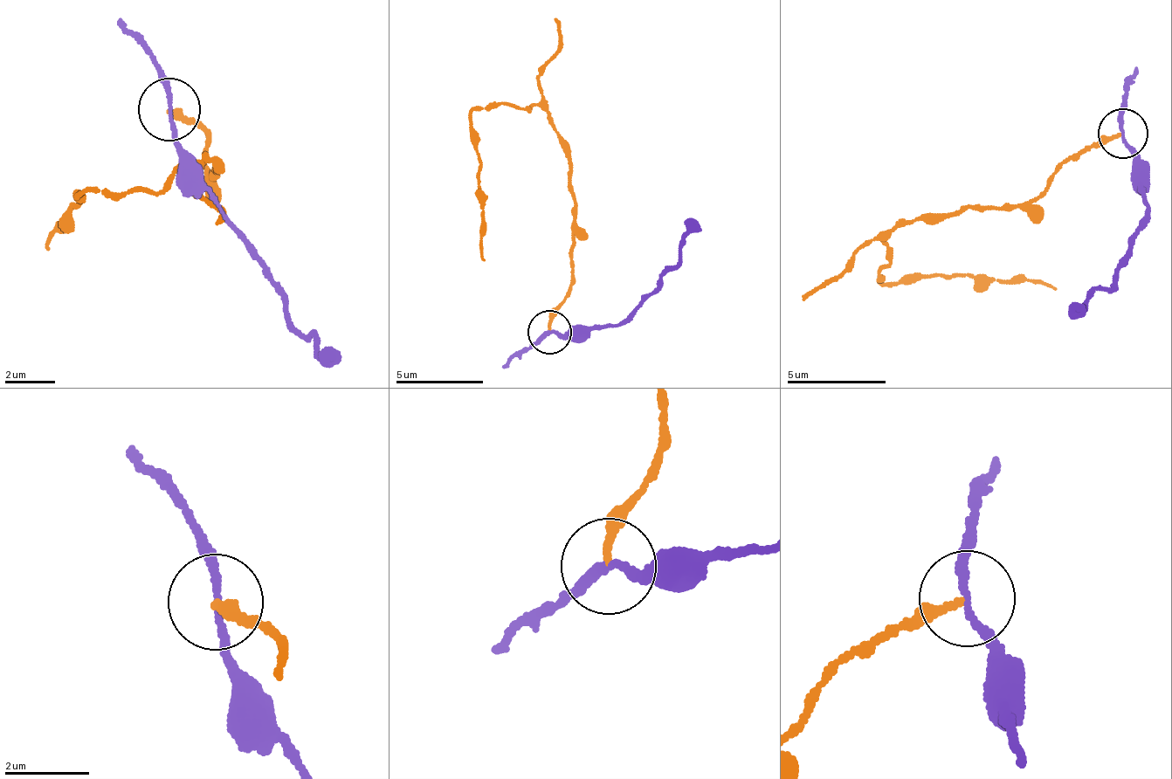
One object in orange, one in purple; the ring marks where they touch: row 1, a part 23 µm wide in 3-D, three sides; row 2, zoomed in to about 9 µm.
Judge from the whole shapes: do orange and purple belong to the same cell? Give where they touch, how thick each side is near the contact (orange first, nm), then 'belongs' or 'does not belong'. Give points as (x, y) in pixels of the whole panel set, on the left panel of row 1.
at (168, 109); 160 nm thick on the orange side, 170 nm on the other; does not belong

